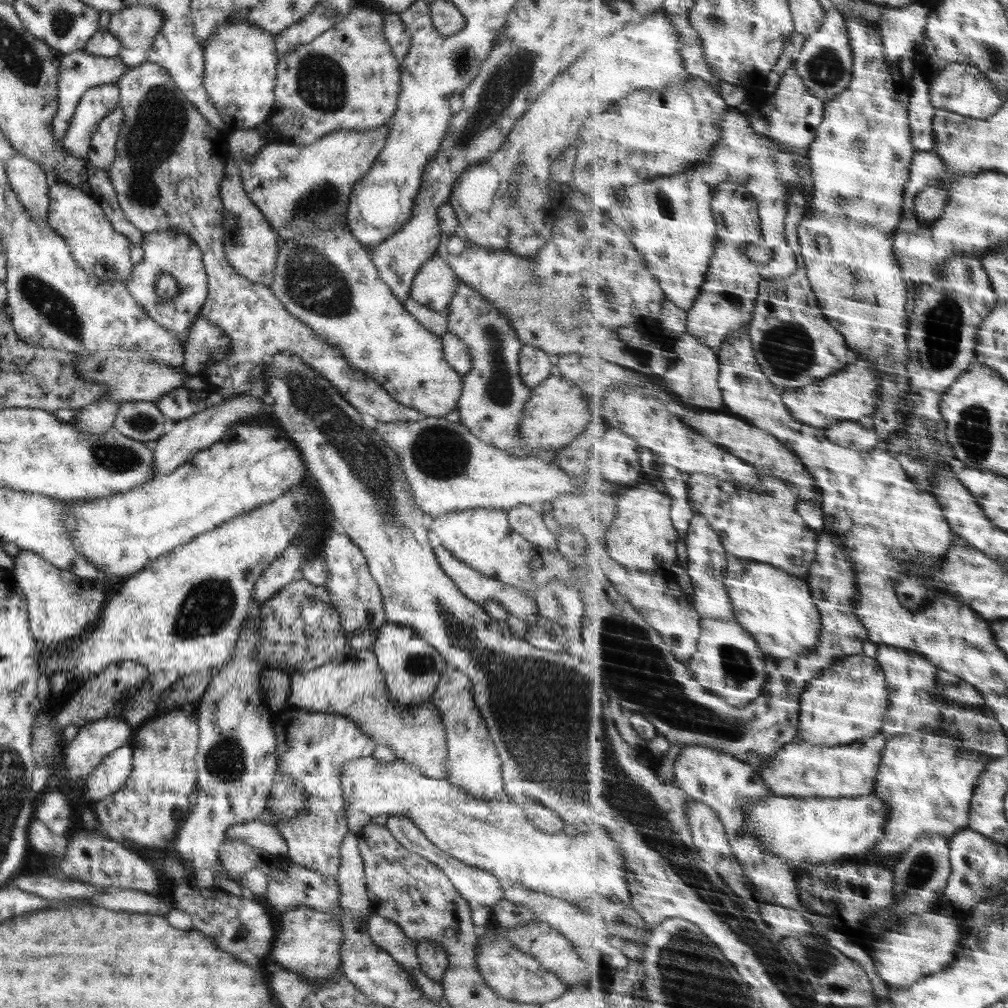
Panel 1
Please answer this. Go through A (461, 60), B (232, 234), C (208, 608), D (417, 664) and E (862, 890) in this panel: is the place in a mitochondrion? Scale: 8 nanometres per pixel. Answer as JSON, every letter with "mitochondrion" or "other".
{"A":"mitochondrion","B":"other","C":"mitochondrion","D":"mitochondrion","E":"other"}

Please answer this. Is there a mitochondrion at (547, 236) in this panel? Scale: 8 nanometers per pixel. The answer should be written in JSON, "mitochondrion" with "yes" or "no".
{"mitochondrion":"no"}

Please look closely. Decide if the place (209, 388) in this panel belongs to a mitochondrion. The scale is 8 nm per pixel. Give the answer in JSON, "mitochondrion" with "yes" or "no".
{"mitochondrion":"no"}

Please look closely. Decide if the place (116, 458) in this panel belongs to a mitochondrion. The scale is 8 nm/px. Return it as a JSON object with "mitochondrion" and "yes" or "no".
{"mitochondrion":"yes"}

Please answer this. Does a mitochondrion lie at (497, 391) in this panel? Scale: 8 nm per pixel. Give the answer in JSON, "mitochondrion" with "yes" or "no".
{"mitochondrion":"yes"}

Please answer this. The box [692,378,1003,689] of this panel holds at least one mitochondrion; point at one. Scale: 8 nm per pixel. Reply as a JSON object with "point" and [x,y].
{"point":[973,433]}

